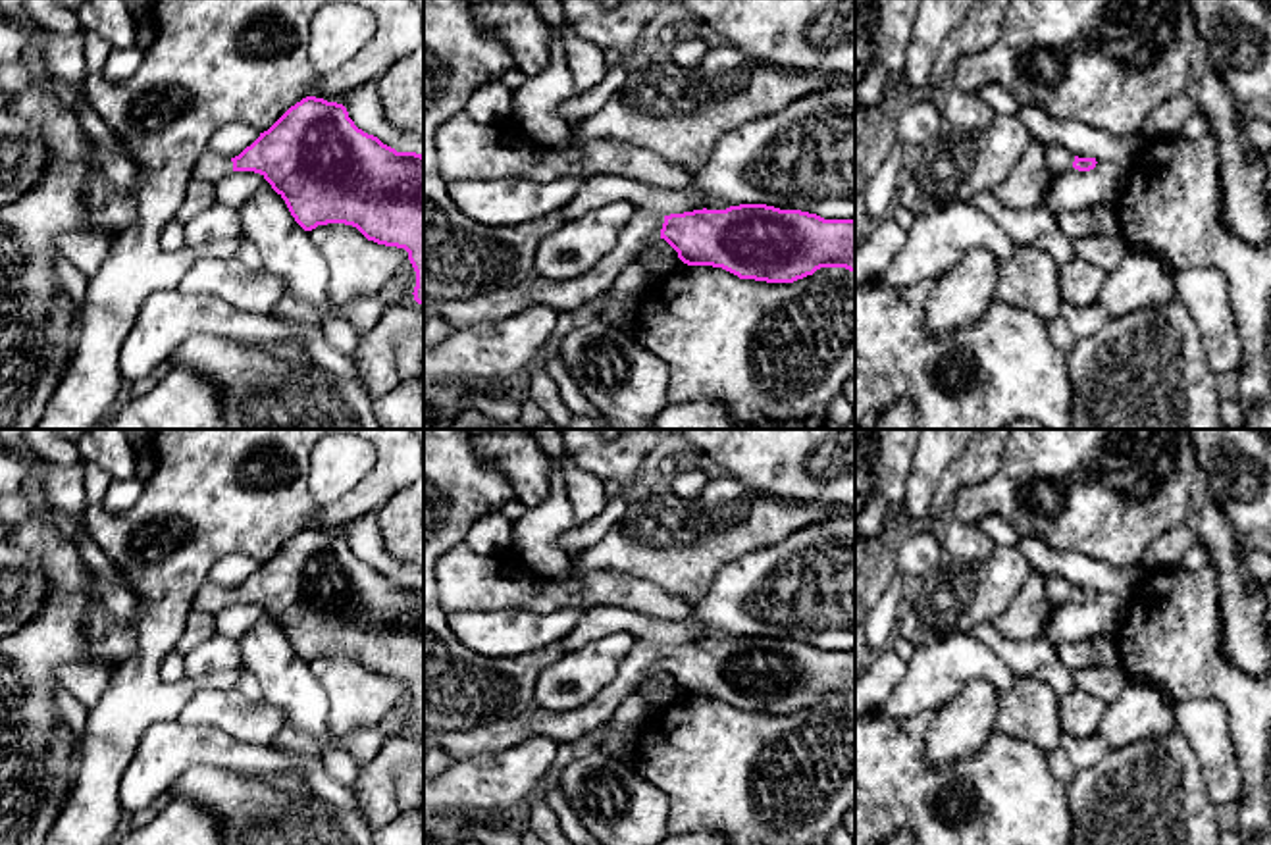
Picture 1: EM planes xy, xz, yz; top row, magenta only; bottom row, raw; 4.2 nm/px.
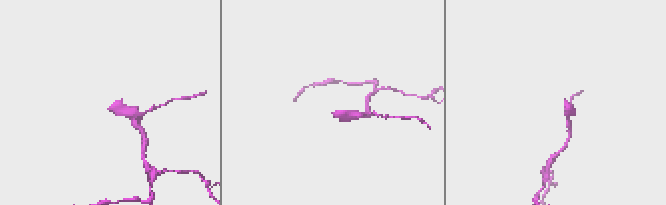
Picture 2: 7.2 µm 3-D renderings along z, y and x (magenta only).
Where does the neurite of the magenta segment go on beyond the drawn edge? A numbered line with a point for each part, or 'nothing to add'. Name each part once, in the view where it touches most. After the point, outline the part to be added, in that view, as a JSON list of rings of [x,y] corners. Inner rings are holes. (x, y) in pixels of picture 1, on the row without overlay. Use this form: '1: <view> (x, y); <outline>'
1: xz (644, 659); [[[636,639],[622,660],[616,678],[587,704],[570,712],[551,712],[532,706],[528,712],[495,724],[464,731],[431,731],[431,743],[439,745],[453,760],[493,755],[516,747],[533,735],[545,735],[558,745],[574,743],[582,735],[609,724],[616,708],[657,670],[664,647]]]

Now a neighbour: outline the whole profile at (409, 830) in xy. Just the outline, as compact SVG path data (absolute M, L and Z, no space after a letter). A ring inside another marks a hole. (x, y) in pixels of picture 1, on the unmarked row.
M424 803L374 832L374 845L424 845Z

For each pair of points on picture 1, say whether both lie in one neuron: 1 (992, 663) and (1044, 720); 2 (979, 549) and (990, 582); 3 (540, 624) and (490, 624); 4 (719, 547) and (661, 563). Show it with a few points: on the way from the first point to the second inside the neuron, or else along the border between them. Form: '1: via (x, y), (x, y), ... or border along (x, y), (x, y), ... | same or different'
1: border along (1017, 676), (1000, 695) | different
2: border along (996, 545), (977, 561), (954, 561), (944, 555) | different
3: via (528, 624), (501, 624) | same
4: via (705, 547), (674, 551) | same

